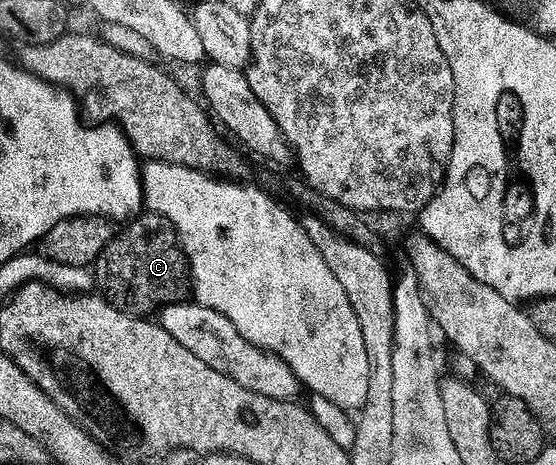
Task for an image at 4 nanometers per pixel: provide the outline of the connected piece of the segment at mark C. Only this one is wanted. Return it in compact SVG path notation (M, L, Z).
M143 213L129 220L100 253L92 274L101 298L124 315L150 317L153 311L158 313L165 307L187 302L192 295L190 262L182 250L178 230L172 221L157 213Z

